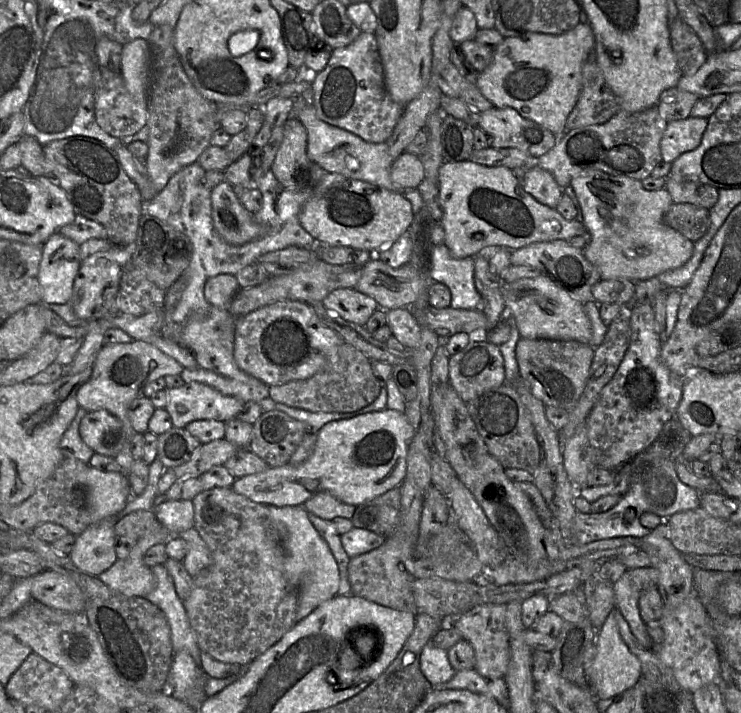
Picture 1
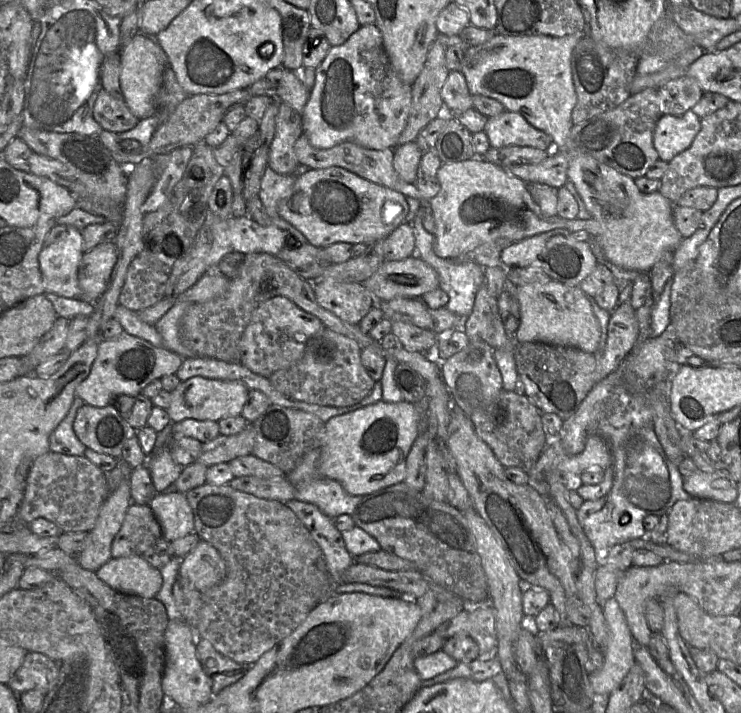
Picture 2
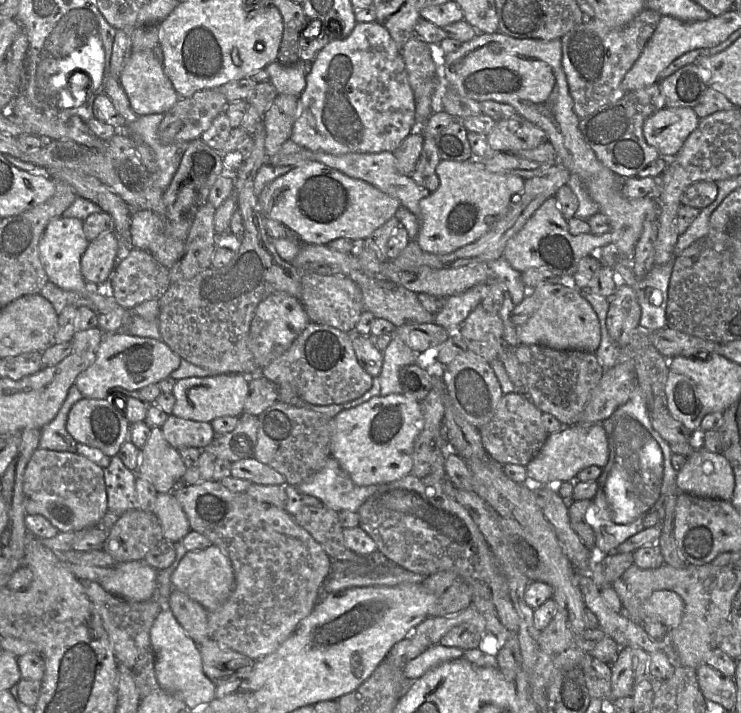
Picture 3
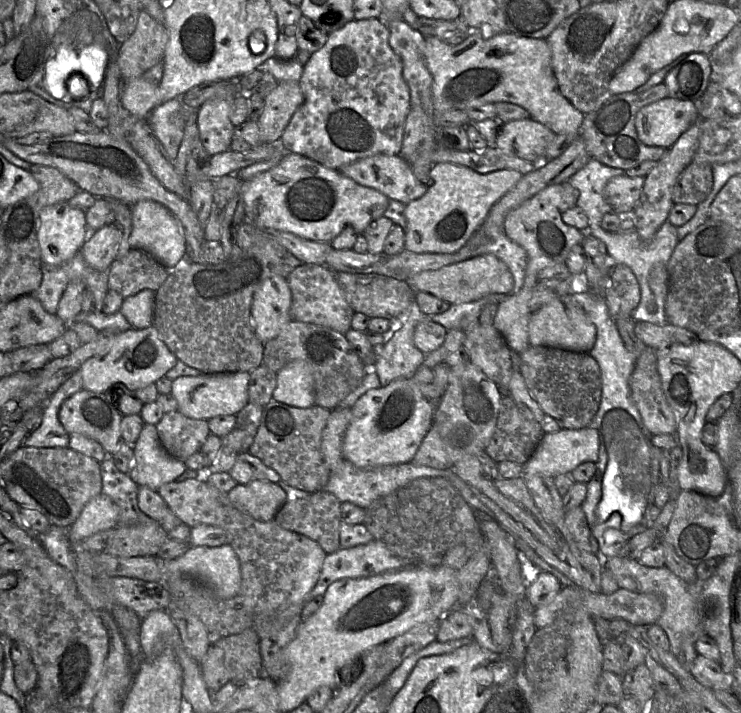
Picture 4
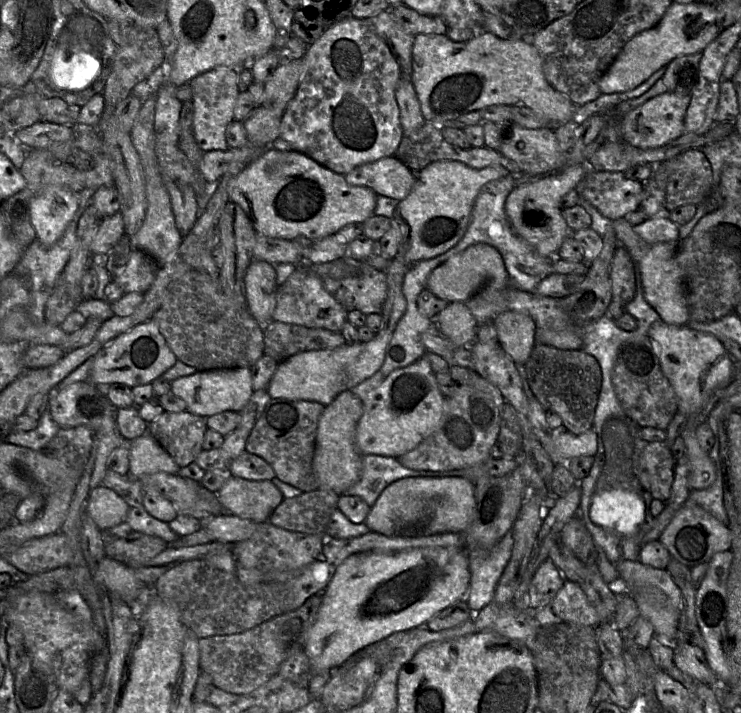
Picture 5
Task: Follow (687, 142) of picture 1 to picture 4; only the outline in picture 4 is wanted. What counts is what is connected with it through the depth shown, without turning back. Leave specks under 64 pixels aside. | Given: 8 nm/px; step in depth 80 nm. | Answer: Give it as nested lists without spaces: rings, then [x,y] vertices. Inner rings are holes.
[[[667,96],[641,108],[635,127],[643,144],[670,149],[698,118],[694,102]]]

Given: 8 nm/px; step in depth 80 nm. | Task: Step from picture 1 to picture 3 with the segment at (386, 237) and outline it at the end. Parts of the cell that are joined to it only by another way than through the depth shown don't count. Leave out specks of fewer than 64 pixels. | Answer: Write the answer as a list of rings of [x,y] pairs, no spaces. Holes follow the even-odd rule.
[[[316,161],[294,166],[269,183],[257,199],[262,216],[283,224],[303,243],[313,245],[328,245],[338,238],[365,240],[395,217],[401,206],[398,199],[371,184]]]

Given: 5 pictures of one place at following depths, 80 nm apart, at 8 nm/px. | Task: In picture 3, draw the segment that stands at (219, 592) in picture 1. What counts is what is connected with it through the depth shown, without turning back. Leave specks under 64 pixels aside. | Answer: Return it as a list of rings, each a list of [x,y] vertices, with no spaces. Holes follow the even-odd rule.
[[[208,480],[194,485],[186,485],[172,490],[175,498],[185,512],[190,528],[206,536],[213,545],[218,546],[231,560],[234,574],[235,586],[226,600],[226,602],[217,610],[208,612],[208,627],[210,639],[216,641],[220,645],[230,648],[236,652],[244,654],[253,660],[258,660],[273,652],[291,633],[296,629],[298,624],[308,616],[316,604],[319,602],[319,594],[324,581],[331,573],[332,559],[324,551],[322,546],[307,532],[299,526],[285,509],[275,507],[273,505],[256,501],[245,492],[232,492],[225,488],[219,481]]]

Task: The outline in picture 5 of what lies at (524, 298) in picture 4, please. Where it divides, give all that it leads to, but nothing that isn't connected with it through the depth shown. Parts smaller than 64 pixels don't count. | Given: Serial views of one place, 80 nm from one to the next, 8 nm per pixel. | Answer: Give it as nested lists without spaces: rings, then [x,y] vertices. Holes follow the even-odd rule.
[[[504,311],[493,320],[498,341],[503,350],[515,363],[524,363],[535,346],[536,325],[531,316]]]

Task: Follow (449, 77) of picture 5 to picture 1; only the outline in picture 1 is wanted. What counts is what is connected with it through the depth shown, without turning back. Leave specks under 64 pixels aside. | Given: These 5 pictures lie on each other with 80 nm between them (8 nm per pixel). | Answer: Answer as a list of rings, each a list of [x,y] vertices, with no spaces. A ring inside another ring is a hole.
[[[579,23],[560,35],[533,33],[505,38],[493,48],[490,64],[476,75],[474,81],[495,107],[512,107],[522,117],[561,136],[579,98],[582,65],[594,54],[594,48],[595,36],[589,23]],[[591,170],[573,178],[571,186],[591,236],[583,253],[598,269],[602,279],[647,280],[679,268],[691,258],[693,242],[663,221],[664,213],[673,203],[665,188],[646,190],[640,180],[600,170]]]

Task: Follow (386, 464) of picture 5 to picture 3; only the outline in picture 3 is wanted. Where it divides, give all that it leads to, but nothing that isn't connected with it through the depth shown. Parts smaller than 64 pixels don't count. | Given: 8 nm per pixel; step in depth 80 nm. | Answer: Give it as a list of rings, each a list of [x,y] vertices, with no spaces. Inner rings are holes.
[[[330,457],[321,470],[299,484],[296,489],[302,494],[314,496],[337,512],[357,512],[379,487],[380,485],[356,485],[340,464]]]

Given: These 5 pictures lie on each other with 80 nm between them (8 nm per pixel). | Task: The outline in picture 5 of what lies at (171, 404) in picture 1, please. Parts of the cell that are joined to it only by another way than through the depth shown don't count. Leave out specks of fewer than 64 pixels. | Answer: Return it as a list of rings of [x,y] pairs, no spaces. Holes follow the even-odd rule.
[[[250,368],[197,370],[192,375],[173,380],[171,382],[171,392],[185,401],[188,412],[197,416],[207,418],[224,411],[240,412],[249,402],[253,393],[251,371]]]

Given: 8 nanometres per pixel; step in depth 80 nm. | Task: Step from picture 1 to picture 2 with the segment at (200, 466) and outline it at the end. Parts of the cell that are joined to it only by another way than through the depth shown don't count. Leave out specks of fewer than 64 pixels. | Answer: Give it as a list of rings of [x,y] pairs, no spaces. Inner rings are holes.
[[[252,423],[234,435],[219,435],[210,442],[202,444],[196,460],[207,467],[219,463],[229,463],[235,458],[253,454],[256,433]]]

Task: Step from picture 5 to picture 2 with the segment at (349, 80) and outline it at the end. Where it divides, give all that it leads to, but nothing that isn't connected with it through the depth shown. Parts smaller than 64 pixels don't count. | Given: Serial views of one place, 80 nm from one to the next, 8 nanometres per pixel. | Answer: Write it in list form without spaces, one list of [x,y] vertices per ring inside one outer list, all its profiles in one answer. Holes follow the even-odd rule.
[[[376,24],[360,26],[342,45],[332,46],[325,59],[315,69],[315,82],[301,114],[303,134],[319,149],[328,149],[342,142],[382,150],[395,149],[409,118],[412,86],[405,84],[393,70]]]

